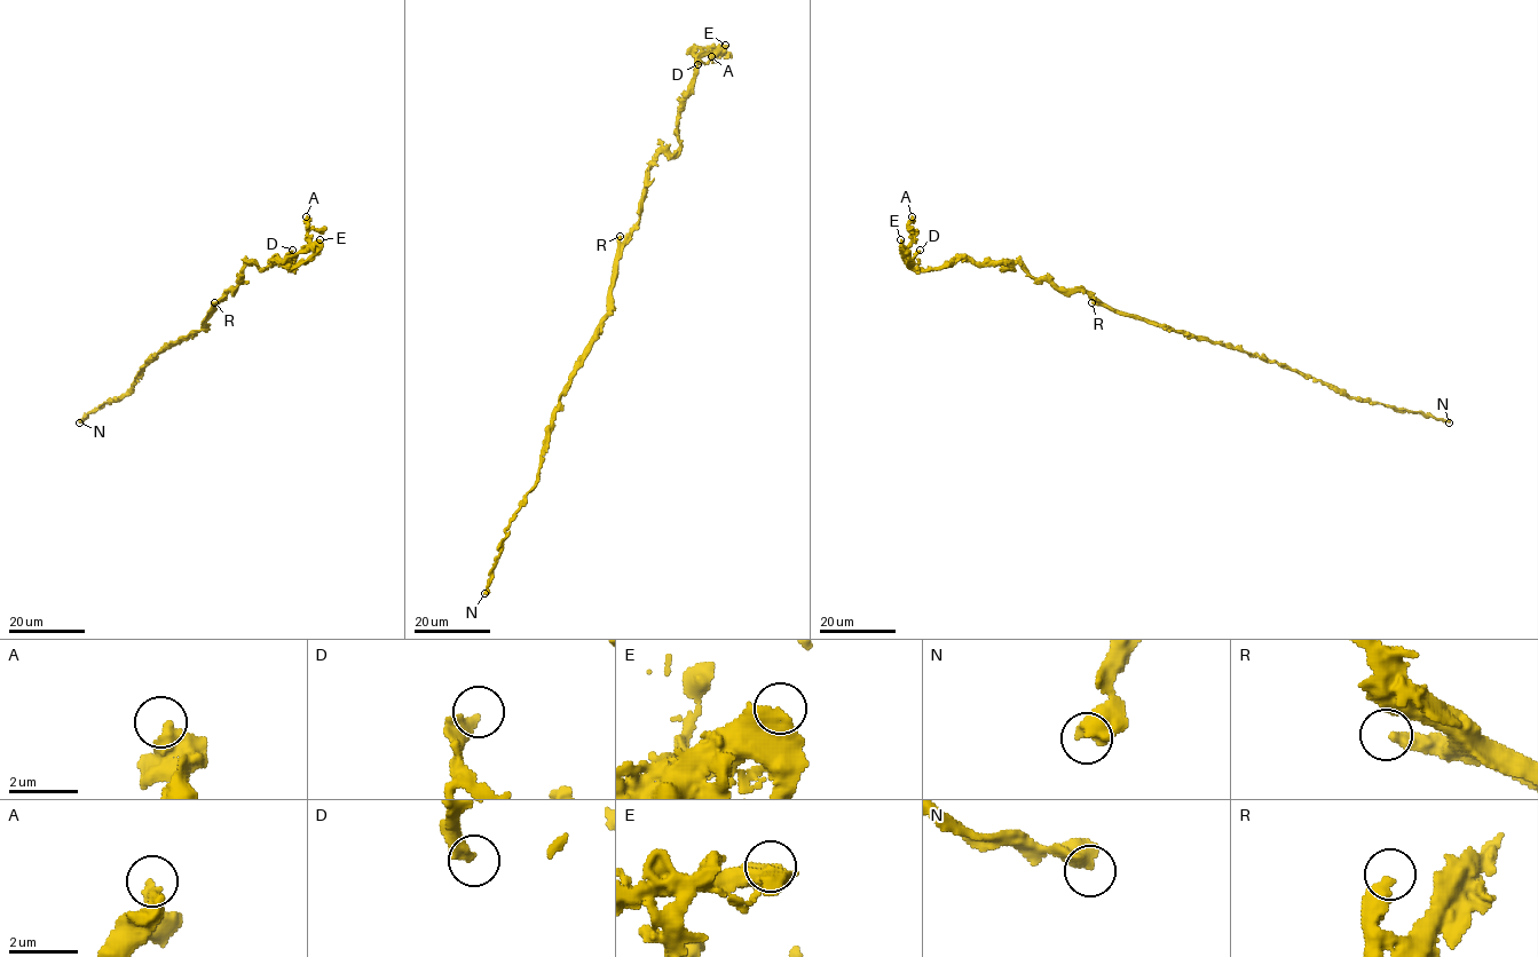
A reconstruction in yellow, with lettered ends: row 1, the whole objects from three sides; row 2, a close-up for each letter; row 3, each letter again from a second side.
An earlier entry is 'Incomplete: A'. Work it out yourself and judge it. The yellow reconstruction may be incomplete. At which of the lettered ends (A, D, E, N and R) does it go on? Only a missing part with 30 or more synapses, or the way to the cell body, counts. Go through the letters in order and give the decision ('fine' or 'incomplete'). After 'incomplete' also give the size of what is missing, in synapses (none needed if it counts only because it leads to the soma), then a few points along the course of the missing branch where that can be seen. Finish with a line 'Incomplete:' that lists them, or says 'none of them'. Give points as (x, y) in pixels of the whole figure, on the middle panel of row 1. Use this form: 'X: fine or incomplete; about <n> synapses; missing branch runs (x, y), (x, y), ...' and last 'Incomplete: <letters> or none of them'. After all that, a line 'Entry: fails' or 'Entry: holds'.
A: fine
D: incomplete; about 35 synapses; missing branch runs (697, 64), (693, 80), (693, 92), (697, 96)
E: fine
N: fine
R: fine
Incomplete: D
Entry: fails

